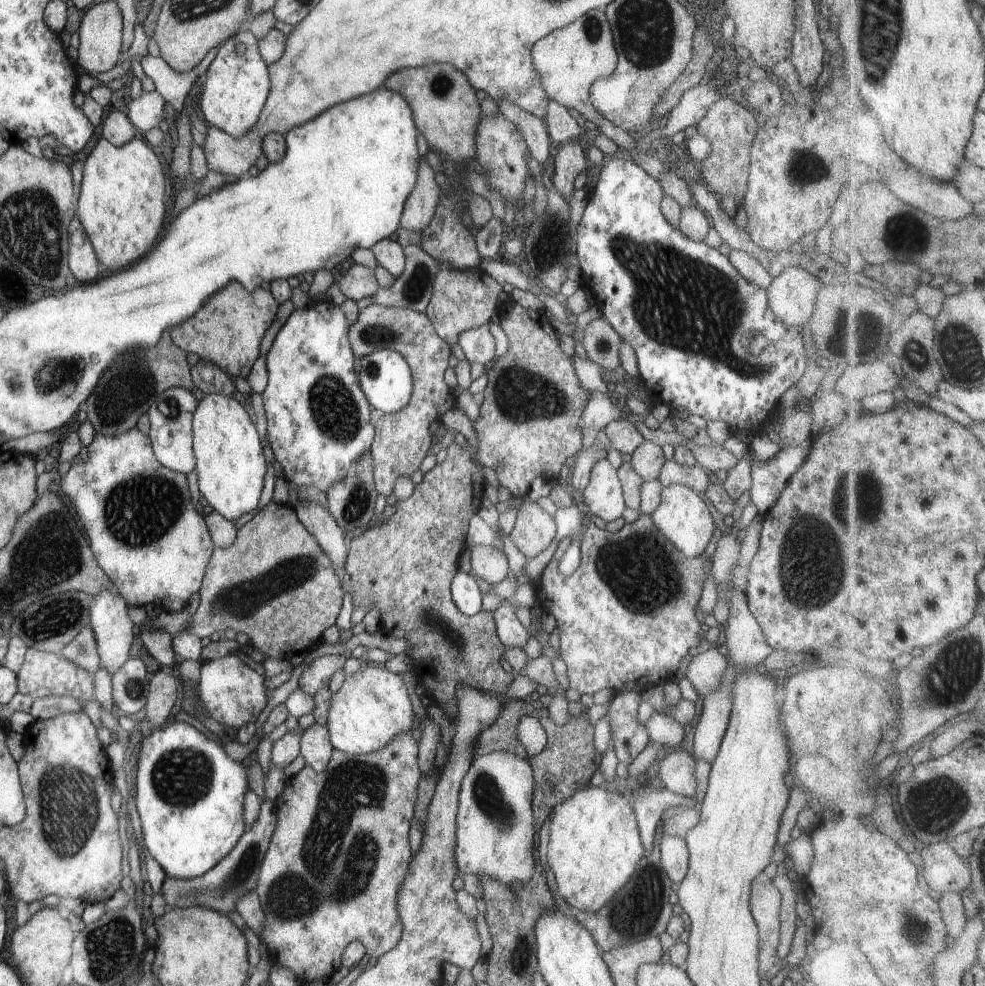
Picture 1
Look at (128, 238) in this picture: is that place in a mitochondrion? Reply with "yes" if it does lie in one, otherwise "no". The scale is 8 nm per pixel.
no

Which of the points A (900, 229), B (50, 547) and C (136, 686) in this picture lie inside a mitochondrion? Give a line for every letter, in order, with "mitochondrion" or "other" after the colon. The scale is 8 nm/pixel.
A: mitochondrion
B: mitochondrion
C: mitochondrion

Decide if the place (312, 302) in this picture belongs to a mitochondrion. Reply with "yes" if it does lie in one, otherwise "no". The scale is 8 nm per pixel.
no

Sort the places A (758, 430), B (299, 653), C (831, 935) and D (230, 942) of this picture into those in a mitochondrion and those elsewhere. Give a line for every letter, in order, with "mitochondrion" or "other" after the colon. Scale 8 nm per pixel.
A: other
B: other
C: other
D: other

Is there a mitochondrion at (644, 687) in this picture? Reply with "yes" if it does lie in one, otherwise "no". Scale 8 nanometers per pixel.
no

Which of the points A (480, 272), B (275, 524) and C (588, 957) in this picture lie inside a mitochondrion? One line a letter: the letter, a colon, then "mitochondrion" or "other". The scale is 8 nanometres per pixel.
A: other
B: other
C: other

